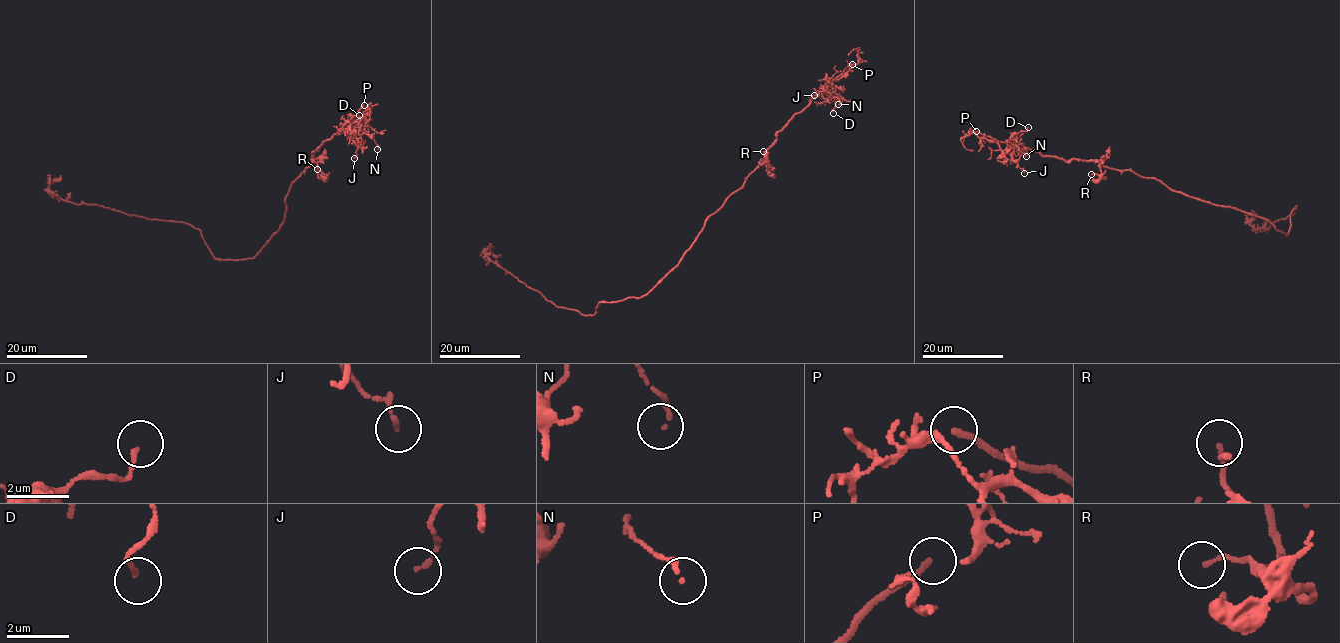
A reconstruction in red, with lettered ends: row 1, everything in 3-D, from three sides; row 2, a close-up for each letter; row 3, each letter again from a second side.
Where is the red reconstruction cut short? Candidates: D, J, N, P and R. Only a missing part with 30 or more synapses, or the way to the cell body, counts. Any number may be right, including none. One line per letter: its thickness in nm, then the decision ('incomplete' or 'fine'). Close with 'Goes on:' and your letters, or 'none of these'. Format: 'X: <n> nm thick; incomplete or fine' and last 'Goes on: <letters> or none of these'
D: 140 nm thick; fine
J: 120 nm thick; fine
N: 160 nm thick; fine
P: 200 nm thick; incomplete
R: 140 nm thick; fine
Goes on: P

